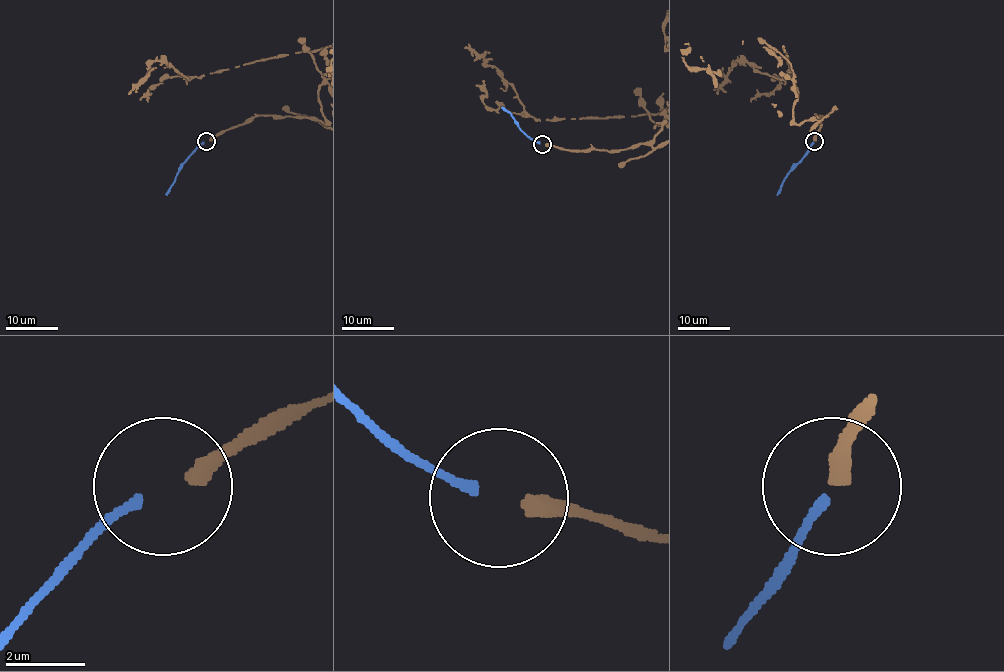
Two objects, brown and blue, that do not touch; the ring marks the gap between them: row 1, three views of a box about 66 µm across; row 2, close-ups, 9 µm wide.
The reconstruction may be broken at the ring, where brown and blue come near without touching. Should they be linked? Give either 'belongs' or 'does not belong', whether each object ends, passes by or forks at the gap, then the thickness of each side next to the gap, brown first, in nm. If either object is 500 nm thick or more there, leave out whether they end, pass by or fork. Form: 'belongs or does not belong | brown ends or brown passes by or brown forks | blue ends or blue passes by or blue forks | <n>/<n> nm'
does not belong | brown ends | blue ends | 400/240 nm

